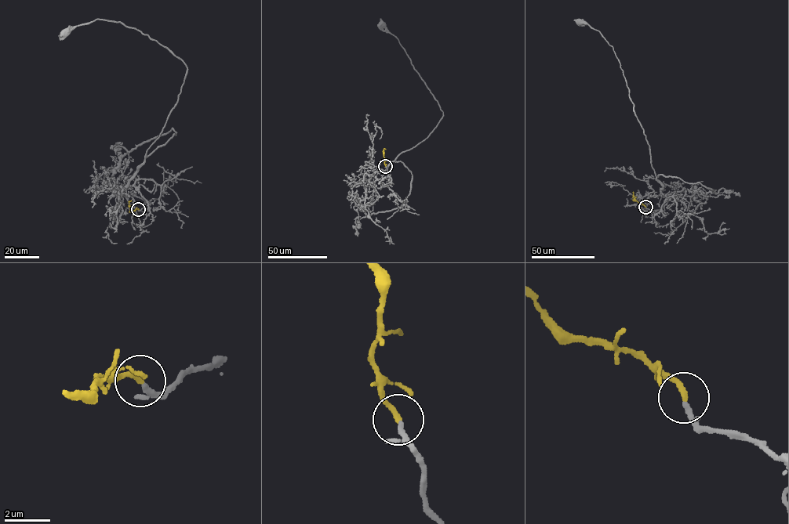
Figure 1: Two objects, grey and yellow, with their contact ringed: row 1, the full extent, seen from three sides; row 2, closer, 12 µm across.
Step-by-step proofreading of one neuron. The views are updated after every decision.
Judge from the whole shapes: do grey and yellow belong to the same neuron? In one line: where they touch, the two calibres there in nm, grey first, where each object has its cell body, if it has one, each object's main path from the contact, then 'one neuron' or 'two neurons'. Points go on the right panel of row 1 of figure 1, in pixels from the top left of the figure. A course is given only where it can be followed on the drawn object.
(645, 207) | 160/260 nm | grey (579, 22) | yellow none | grey via (645, 207), (656, 214), (668, 197), (656, 178), (649, 145), (612, 46), (598, 30), (580, 21) | yellow via (645, 207), (638, 204), (634, 193) | one neuron

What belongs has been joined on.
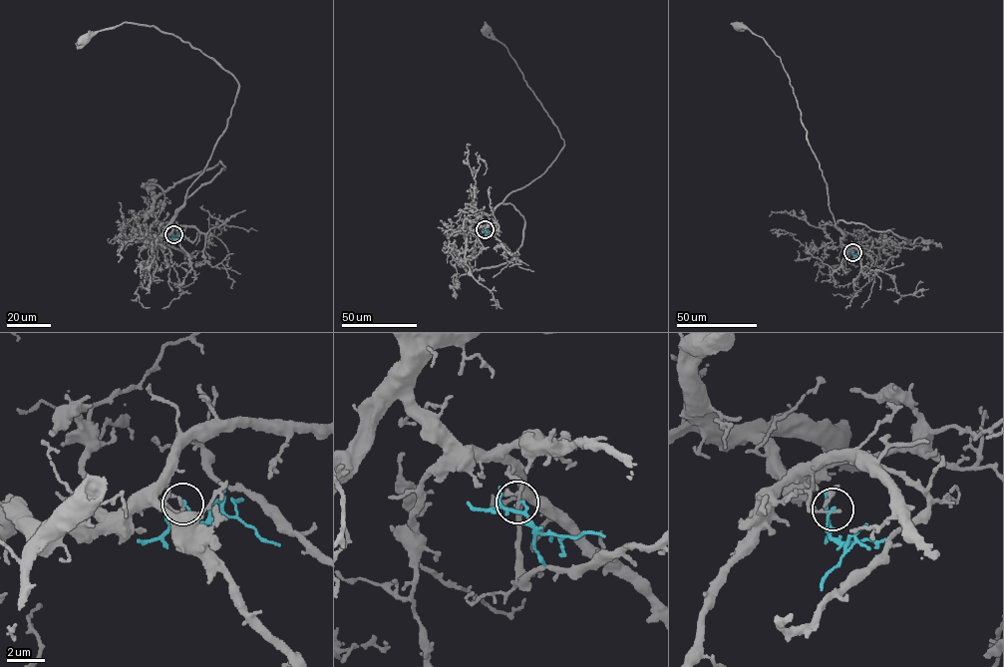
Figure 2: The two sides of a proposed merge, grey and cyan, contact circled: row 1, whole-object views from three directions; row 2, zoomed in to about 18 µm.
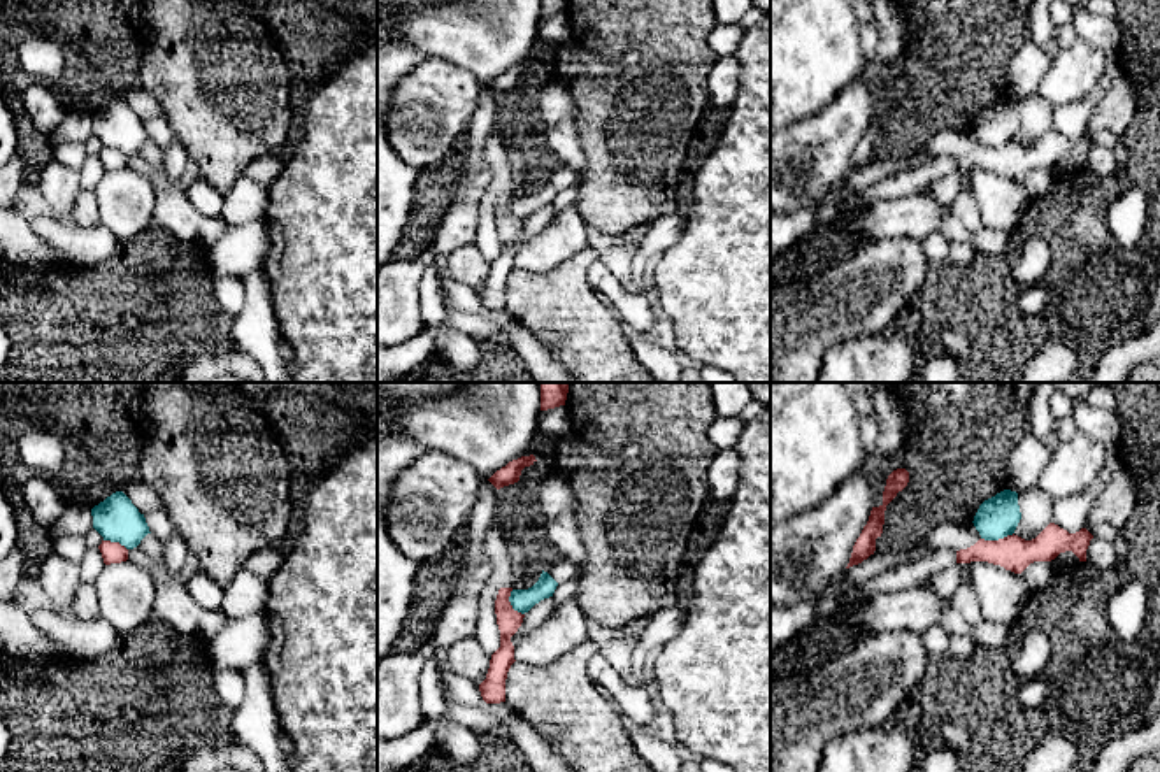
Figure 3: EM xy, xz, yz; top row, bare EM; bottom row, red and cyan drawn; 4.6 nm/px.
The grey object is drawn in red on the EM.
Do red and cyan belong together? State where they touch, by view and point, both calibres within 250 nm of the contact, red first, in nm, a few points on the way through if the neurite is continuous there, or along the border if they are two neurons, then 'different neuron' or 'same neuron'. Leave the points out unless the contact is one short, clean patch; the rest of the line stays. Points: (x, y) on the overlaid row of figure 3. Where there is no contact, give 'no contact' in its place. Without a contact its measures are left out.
yz (999, 539) | 160/190 nm | along yz (1013, 532), (997, 539), (981, 539) | different neuron

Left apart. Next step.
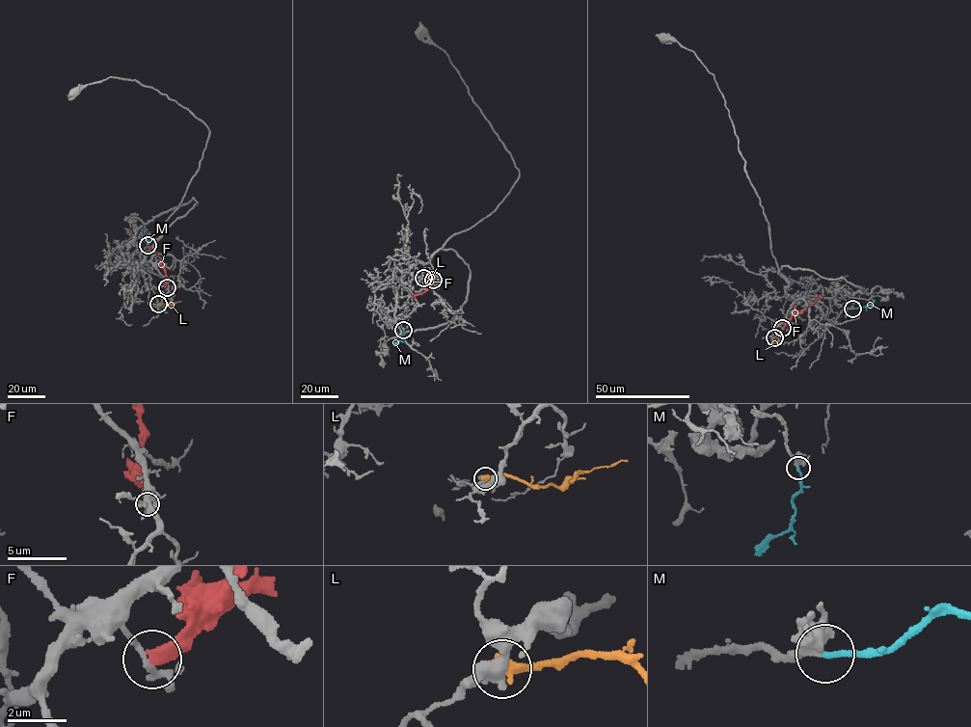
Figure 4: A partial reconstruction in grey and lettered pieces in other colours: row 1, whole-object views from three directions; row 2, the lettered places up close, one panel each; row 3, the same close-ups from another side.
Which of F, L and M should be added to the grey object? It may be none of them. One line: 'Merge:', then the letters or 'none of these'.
Merge: M

